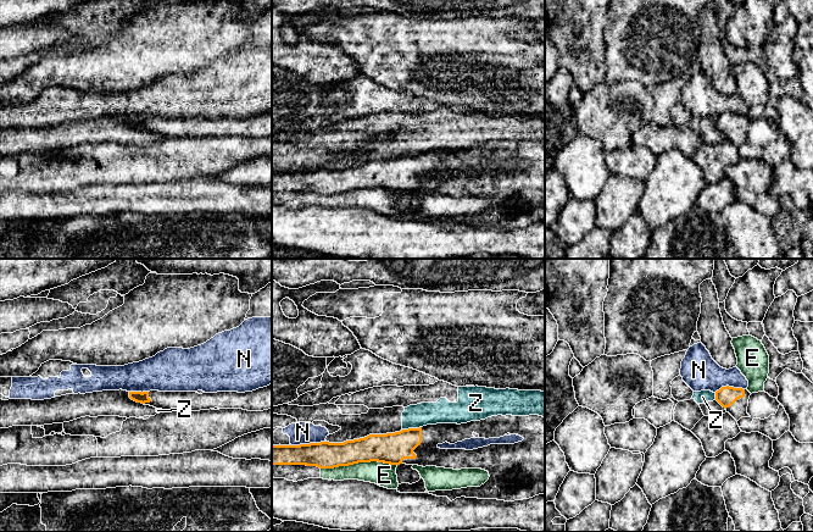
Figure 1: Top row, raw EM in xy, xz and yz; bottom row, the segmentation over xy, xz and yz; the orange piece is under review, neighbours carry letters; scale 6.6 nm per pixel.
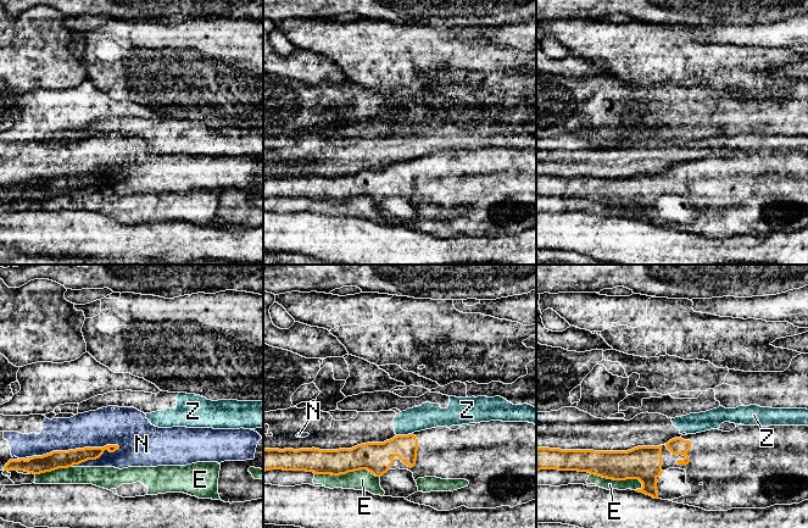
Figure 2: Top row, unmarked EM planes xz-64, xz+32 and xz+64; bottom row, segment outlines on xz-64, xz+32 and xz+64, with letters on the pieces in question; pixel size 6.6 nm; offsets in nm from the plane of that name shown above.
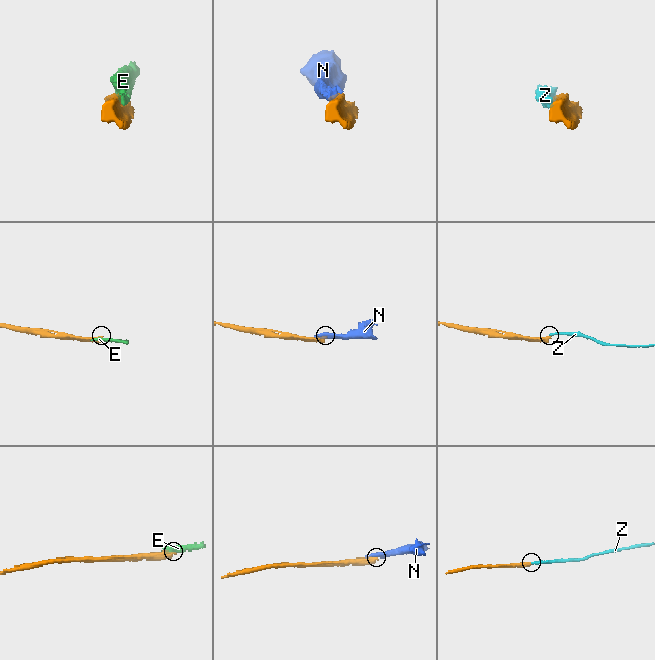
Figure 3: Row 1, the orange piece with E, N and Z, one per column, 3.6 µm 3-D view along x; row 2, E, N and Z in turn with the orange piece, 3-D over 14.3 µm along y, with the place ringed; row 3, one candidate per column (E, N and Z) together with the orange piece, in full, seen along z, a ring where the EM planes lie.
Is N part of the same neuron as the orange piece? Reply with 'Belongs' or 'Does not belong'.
Does not belong

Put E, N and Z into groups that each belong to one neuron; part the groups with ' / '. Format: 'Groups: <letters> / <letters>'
Groups: E / N / Z

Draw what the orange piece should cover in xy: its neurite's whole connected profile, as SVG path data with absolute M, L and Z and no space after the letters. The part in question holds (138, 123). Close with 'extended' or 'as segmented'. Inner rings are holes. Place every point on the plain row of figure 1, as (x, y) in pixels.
M272 111L252 118L129 118L137 129L168 138L200 138L210 135L243 135L263 138L272 134Z | extended

